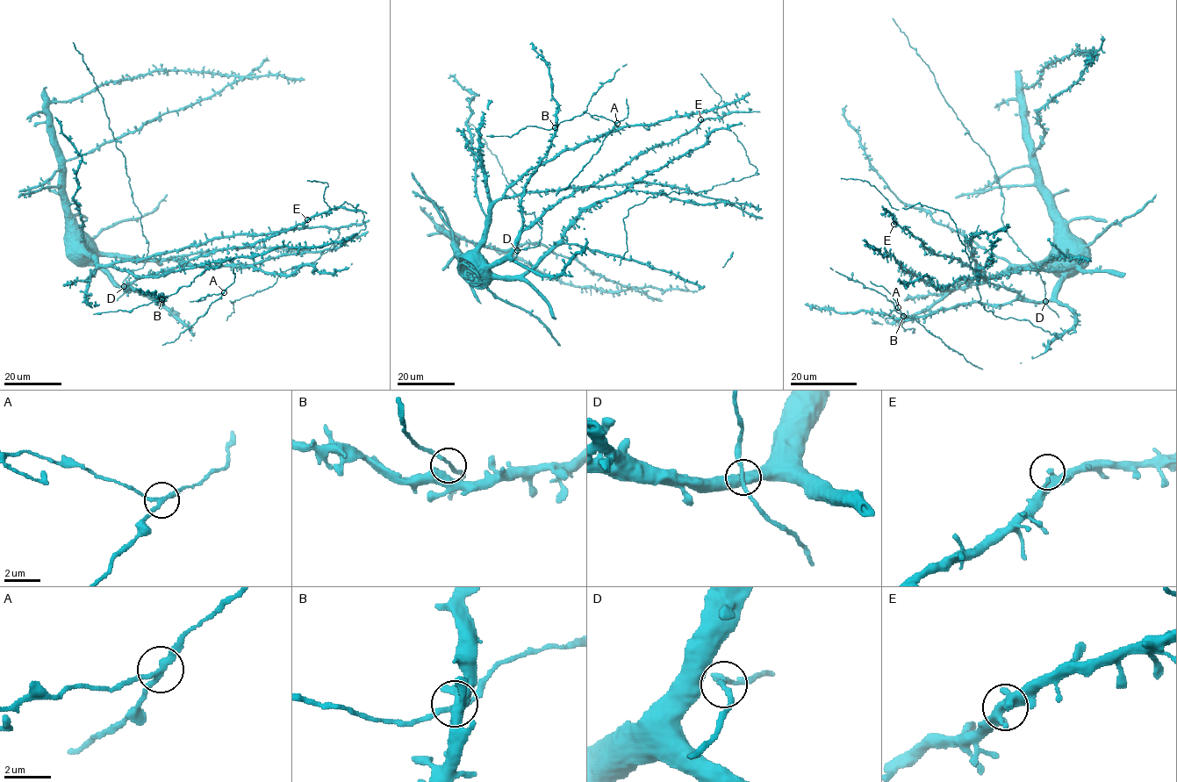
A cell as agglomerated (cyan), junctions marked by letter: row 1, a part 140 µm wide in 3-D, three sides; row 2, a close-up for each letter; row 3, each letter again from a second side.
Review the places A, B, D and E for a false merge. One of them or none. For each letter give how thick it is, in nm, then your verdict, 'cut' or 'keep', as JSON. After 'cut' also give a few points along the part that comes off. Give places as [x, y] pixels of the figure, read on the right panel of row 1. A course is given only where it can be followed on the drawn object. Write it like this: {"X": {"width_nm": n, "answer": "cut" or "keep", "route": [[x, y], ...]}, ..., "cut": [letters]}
{"A": {"width_nm": 200, "answer": "cut", "route": [[898, 308], [885, 319]]}, "B": {"width_nm": 180, "answer": "keep"}, "D": {"width_nm": 170, "answer": "keep"}, "E": {"width_nm": 240, "answer": "keep"}, "cut": ["A"]}

